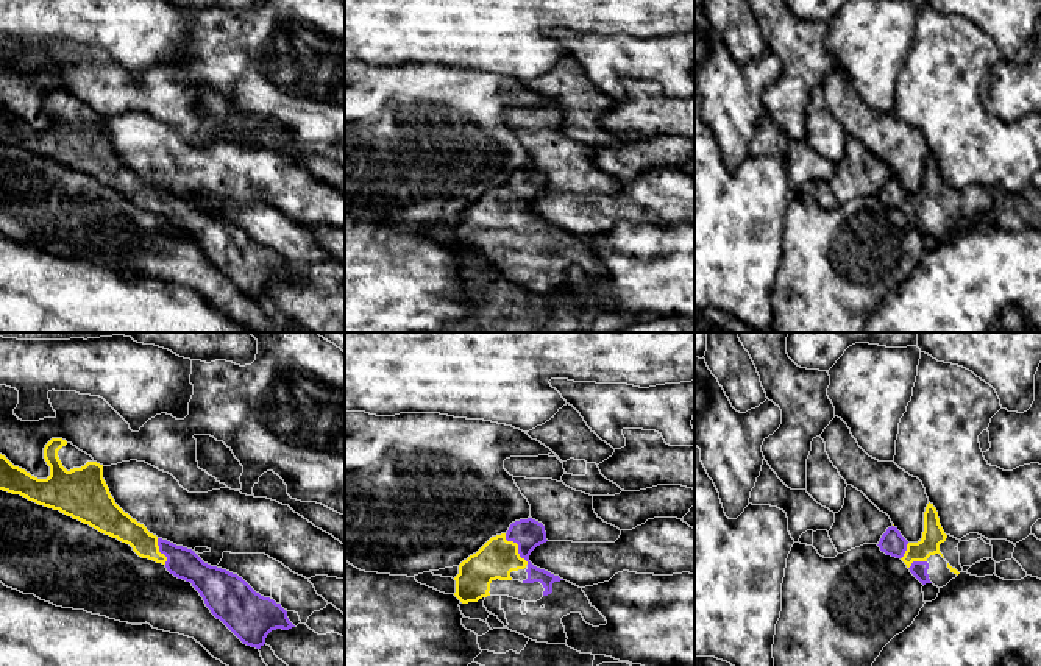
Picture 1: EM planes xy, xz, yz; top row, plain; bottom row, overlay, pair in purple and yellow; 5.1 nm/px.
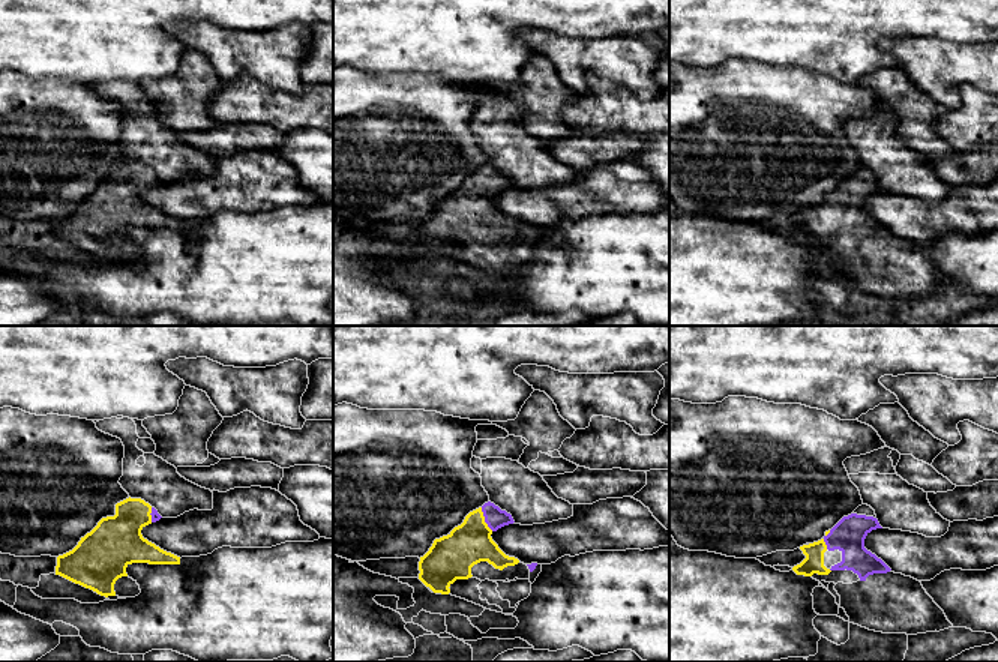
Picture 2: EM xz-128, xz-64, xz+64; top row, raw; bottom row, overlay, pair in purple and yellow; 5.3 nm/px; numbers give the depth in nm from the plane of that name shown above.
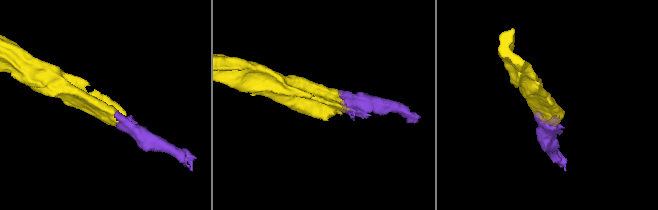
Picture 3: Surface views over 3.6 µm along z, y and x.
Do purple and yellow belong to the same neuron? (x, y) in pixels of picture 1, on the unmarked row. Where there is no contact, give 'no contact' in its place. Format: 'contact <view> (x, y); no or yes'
contact xz (518, 197); yes

